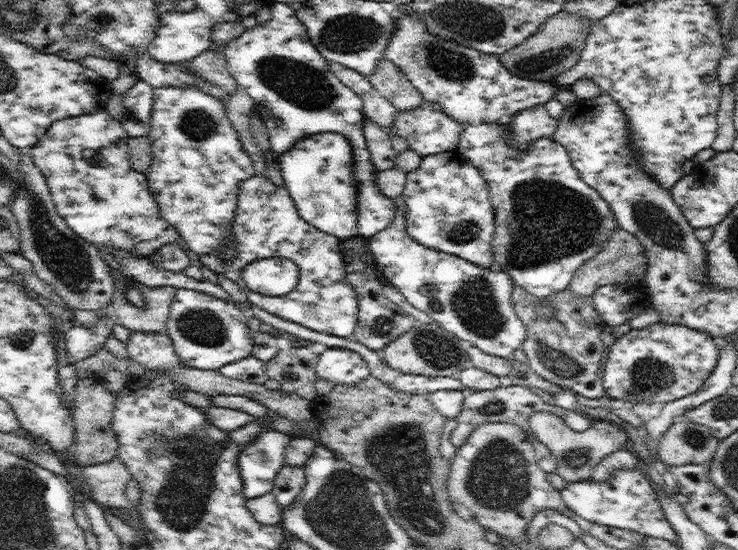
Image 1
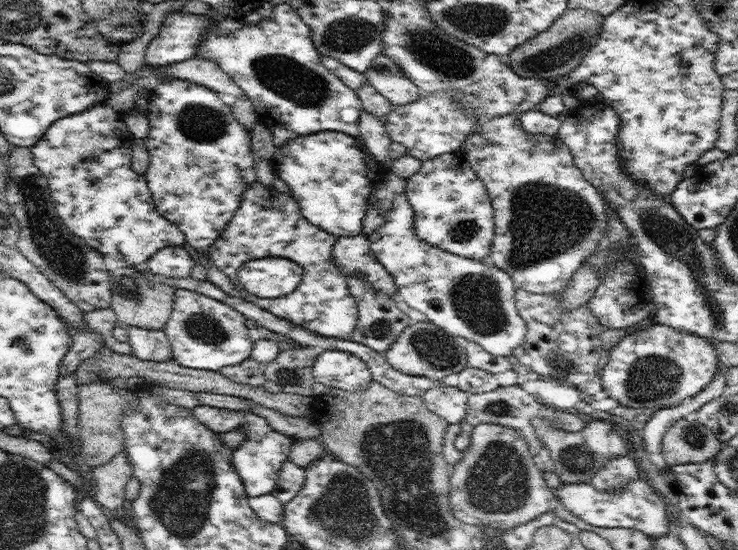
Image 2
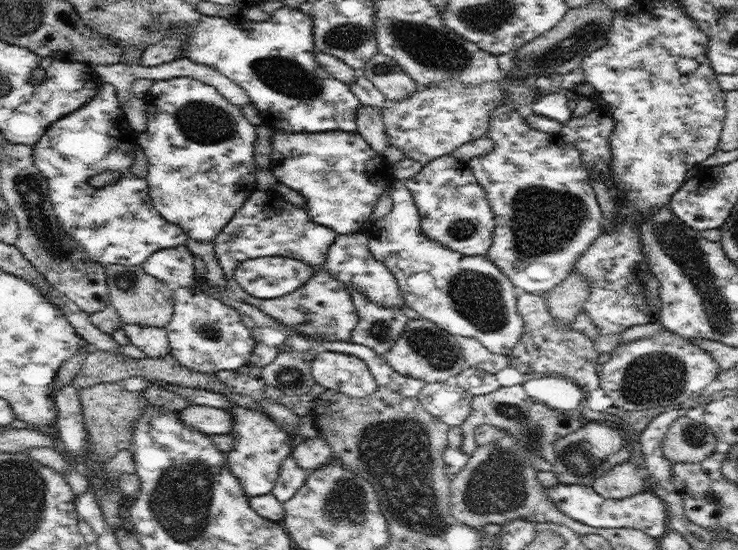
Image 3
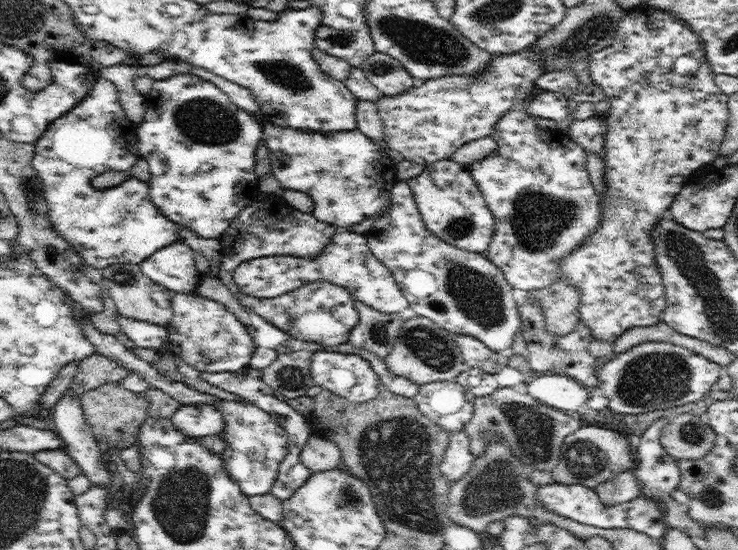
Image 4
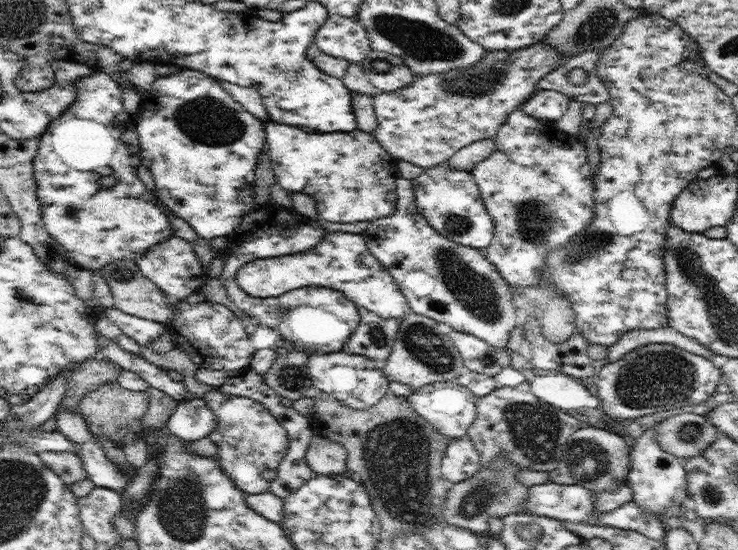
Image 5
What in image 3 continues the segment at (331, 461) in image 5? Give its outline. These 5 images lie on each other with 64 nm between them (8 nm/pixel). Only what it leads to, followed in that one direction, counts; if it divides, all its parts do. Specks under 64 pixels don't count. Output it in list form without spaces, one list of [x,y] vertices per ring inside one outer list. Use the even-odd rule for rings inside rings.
[[[321,436],[302,440],[300,445],[293,447],[291,457],[307,472],[314,471],[330,461],[336,462],[332,447],[328,446]]]

